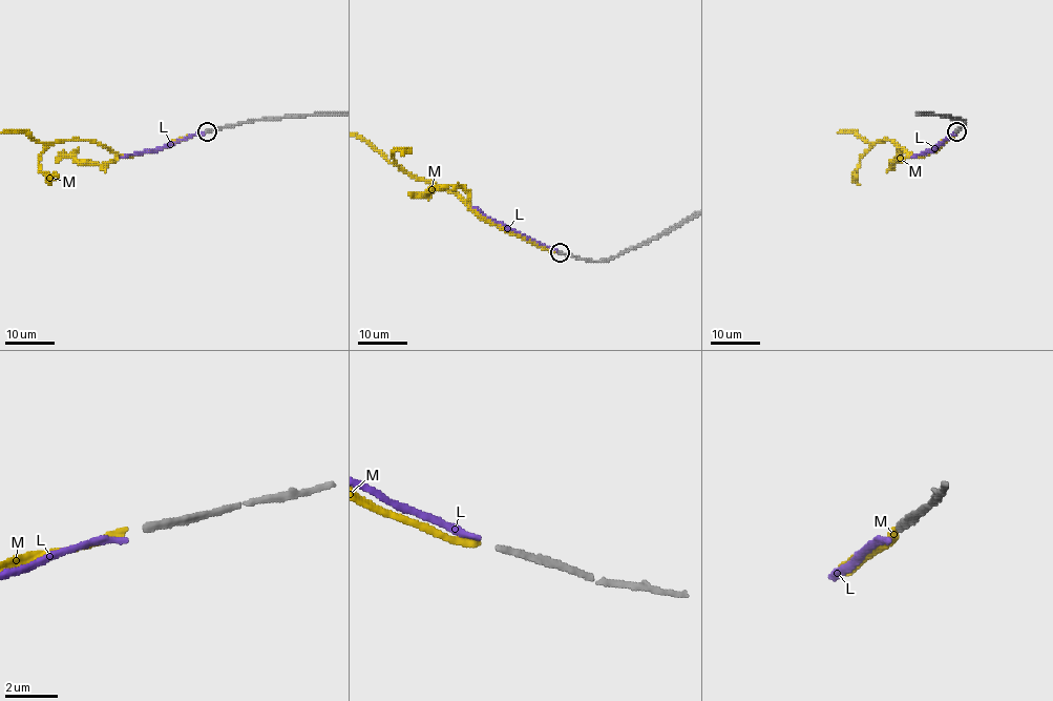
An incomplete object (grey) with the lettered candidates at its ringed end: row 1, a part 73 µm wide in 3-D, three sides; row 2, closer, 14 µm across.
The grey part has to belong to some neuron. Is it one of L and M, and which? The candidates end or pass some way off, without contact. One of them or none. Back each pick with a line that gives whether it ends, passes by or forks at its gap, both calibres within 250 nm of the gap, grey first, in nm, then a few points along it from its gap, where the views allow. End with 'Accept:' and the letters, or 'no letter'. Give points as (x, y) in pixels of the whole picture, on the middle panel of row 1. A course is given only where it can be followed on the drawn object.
M: It ends there. Thickness 240 nm (grey) against 240 nm
Accept: M

